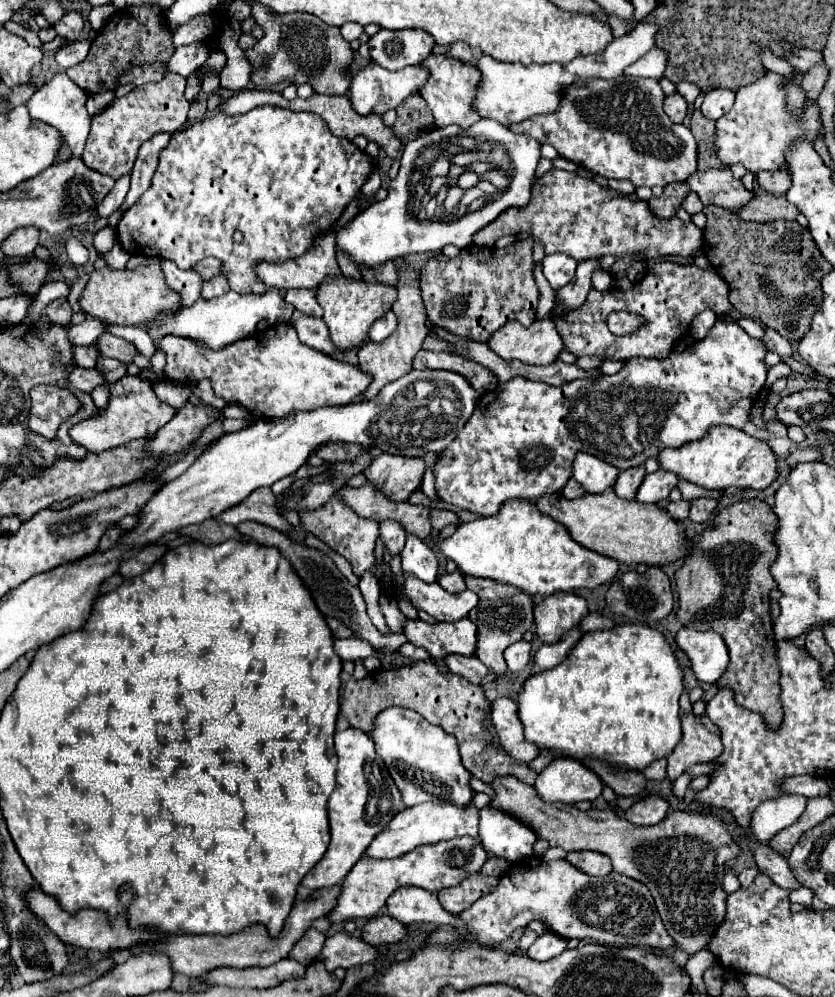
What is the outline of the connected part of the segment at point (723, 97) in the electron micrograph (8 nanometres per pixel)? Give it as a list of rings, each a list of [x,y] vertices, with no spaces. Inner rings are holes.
[[[716,88],[716,90],[706,92],[706,98],[704,98],[704,104],[700,110],[706,118],[718,120],[720,116],[724,116],[734,106],[734,100],[736,100],[736,94],[732,90]]]

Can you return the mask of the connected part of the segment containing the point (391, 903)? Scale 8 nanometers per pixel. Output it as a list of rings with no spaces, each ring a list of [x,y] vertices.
[[[398,888],[386,902],[392,918],[402,924],[430,922],[430,924],[452,924],[460,930],[460,920],[440,908],[438,896],[434,892],[424,892],[422,888]]]

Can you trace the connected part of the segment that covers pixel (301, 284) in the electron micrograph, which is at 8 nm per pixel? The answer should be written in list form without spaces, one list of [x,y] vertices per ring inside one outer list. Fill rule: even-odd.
[[[330,232],[326,236],[320,236],[320,240],[316,240],[312,248],[294,262],[260,264],[256,268],[256,274],[270,288],[276,286],[280,290],[290,290],[290,288],[316,290],[324,278],[342,276],[342,270],[336,262],[334,246],[336,238],[334,232]]]

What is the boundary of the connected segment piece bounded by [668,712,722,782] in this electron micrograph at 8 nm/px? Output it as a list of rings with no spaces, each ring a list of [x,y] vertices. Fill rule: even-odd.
[[[684,712],[680,720],[684,738],[668,756],[670,782],[674,782],[692,764],[716,760],[722,750],[720,732],[706,716],[698,718],[694,712]]]

